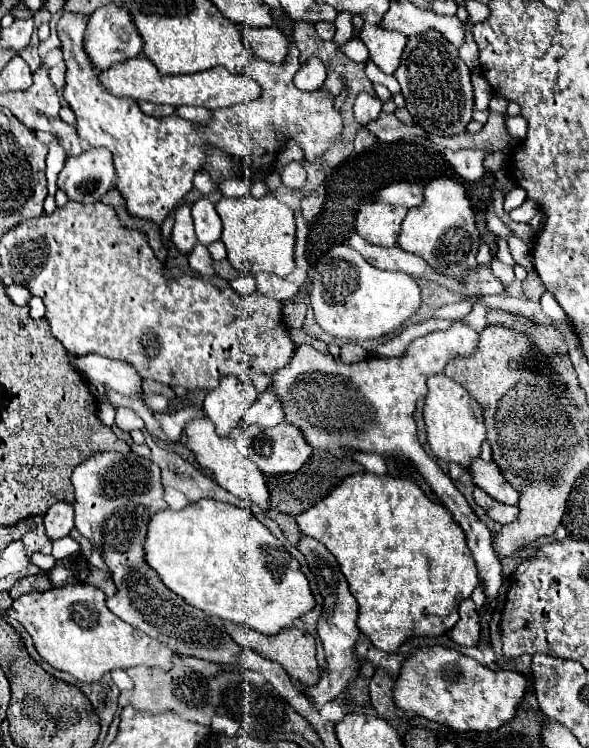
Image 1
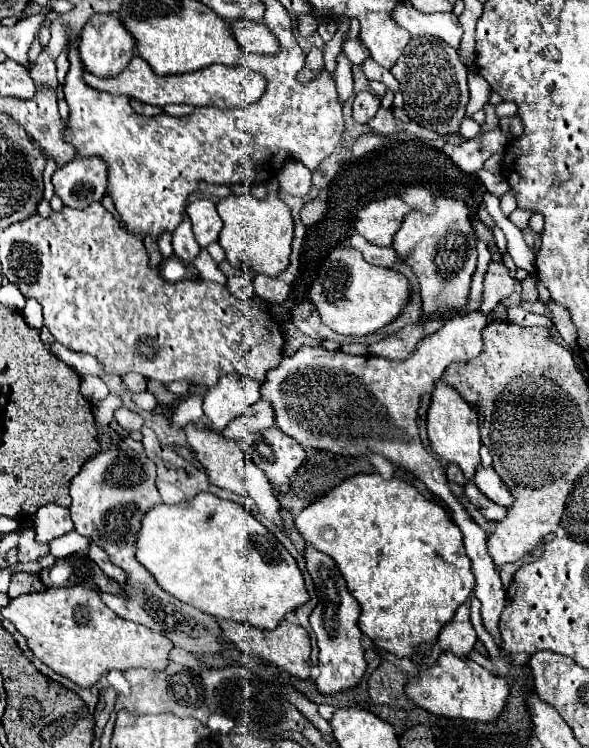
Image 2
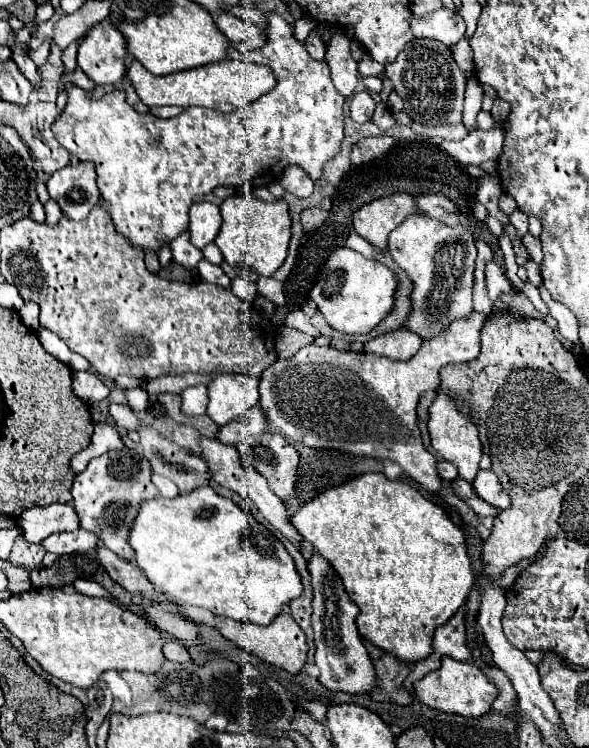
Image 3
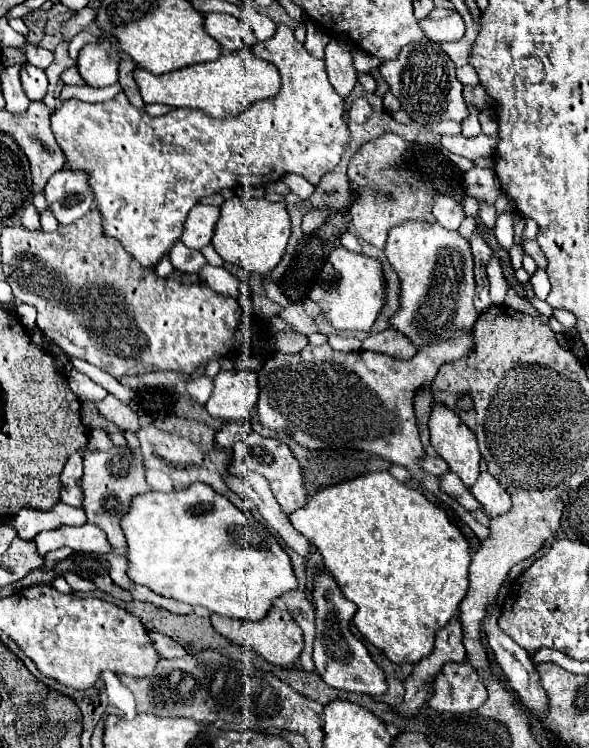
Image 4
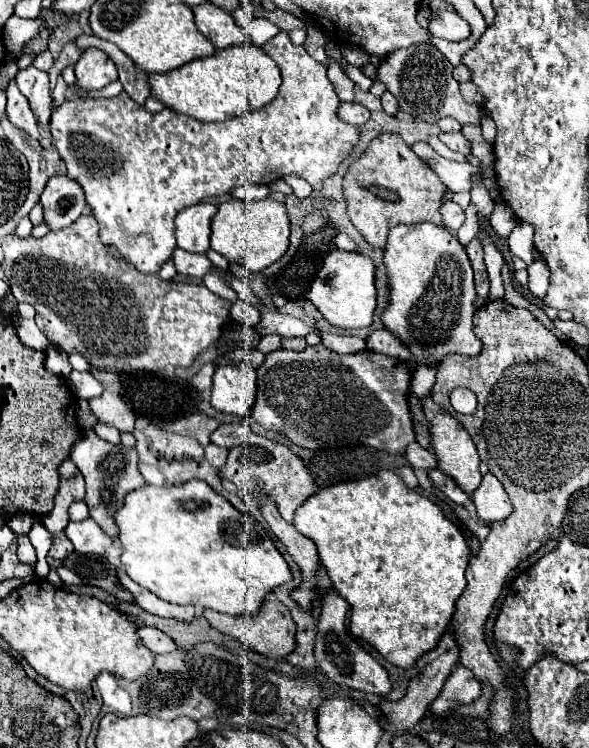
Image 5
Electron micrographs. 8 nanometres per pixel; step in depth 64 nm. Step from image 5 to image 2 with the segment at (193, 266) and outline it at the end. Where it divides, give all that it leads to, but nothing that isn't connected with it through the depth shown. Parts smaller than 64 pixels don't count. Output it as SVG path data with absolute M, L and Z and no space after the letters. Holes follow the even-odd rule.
M188 214L182 216L182 222L172 232L172 246L174 246L174 254L184 262L192 262L194 256L200 252L200 246L192 236L192 224L188 220Z

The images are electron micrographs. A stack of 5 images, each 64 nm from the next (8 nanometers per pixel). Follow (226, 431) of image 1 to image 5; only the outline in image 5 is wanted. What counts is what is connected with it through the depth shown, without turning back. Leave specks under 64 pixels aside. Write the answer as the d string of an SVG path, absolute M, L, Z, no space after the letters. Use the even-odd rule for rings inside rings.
M242 362L240 366L218 366L212 386L212 408L224 414L246 416L256 400L256 370Z

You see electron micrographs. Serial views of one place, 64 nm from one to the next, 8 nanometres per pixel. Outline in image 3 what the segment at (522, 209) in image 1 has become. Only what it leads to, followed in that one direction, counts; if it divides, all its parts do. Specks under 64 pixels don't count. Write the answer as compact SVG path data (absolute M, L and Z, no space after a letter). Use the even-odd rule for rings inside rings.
M520 210L512 212L510 214L510 222L516 226L516 230L518 230L520 236L524 236L528 232L528 216L524 212L520 212Z

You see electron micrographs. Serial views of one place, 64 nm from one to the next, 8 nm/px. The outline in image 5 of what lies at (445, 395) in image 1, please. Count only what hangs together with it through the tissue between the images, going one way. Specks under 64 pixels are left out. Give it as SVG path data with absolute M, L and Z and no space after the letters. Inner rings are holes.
M438 412L430 426L432 446L440 462L440 470L456 478L466 494L472 494L480 484L480 456L474 440L460 422L448 412Z

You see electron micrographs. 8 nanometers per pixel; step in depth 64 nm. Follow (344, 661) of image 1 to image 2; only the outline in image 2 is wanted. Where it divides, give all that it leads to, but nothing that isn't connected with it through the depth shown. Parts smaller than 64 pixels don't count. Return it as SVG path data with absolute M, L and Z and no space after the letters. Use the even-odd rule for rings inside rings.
M306 544L304 558L306 558L306 568L314 578L314 586L318 594L318 606L310 616L310 624L316 634L316 642L320 646L320 662L322 662L322 672L316 678L316 688L324 696L338 694L356 686L366 670L364 650L360 646L362 632L358 628L360 604L356 602L354 596L350 596L346 582L340 570L336 570L336 562L330 556L324 556L324 552L312 548L312 544Z

